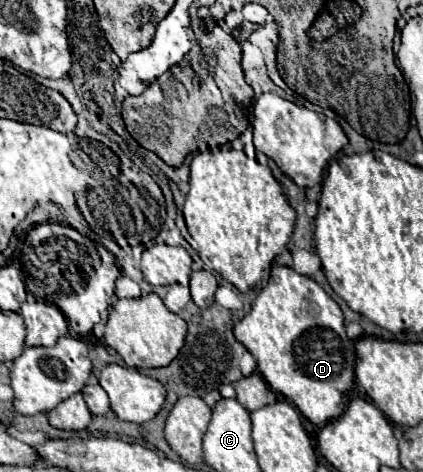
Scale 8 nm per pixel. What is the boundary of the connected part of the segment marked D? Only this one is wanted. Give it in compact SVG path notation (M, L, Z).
M275 264L271 270L269 284L253 302L251 312L233 326L233 334L253 354L253 358L257 360L259 374L265 378L271 390L283 394L309 422L323 426L329 420L341 416L349 402L349 392L355 380L355 344L345 334L339 304L315 280L297 274L293 268Z

